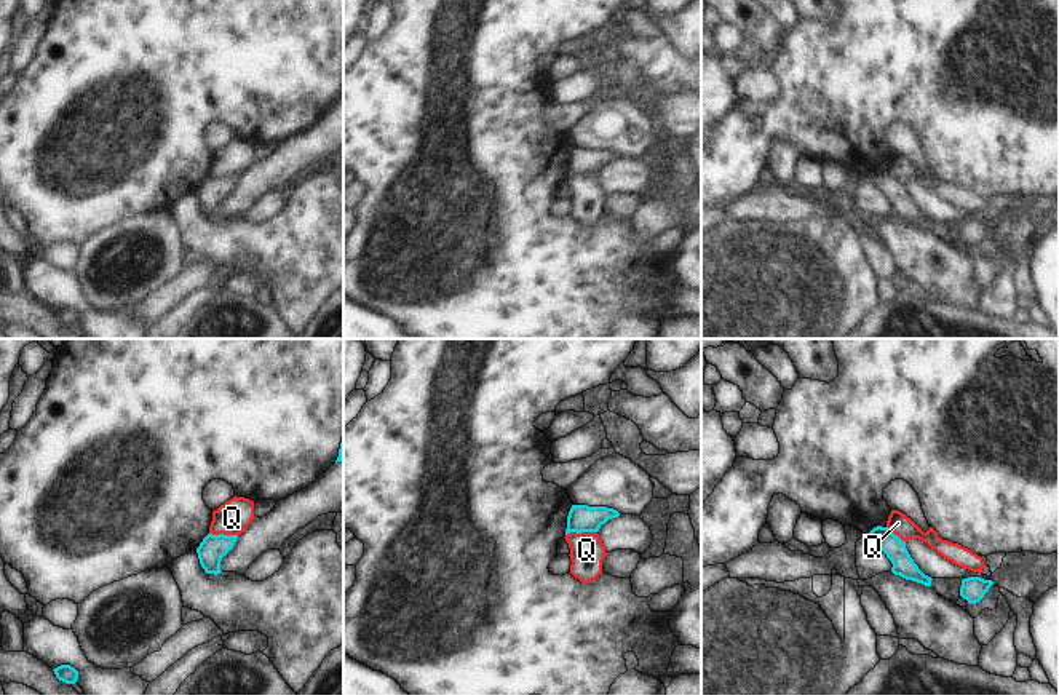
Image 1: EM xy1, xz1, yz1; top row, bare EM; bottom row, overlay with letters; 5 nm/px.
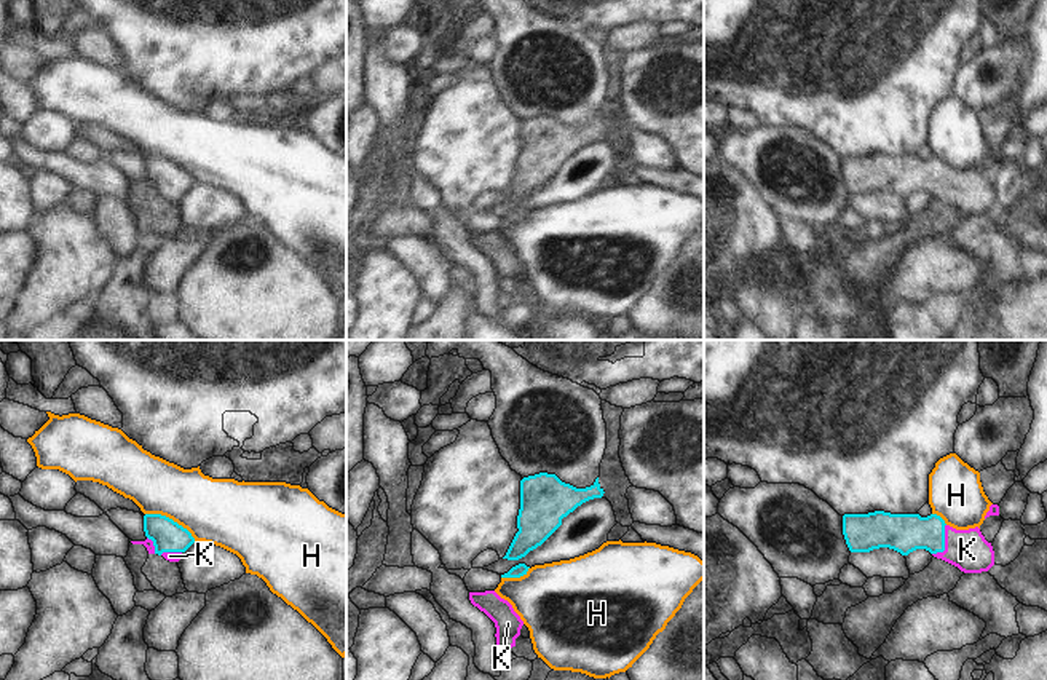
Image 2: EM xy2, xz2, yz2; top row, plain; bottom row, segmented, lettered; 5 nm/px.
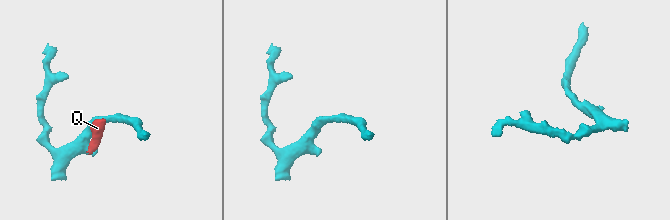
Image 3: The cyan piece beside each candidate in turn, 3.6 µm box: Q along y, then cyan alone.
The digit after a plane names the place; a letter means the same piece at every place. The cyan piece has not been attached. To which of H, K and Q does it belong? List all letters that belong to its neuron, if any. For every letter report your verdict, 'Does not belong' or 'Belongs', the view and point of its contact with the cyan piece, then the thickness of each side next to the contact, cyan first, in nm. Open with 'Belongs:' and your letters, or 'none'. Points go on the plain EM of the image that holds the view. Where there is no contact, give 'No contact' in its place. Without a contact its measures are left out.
Belongs: K
H: Does not belong. Touches cyan at xy2 (171, 162). Thickness 160 nm (cyan) against 340 nm
K: Belongs. Touches cyan at yz2 (944, 185). Thickness 190 nm (cyan) against 200 nm
Q: Does not belong. Touches cyan at xz1 (580, 174). Thickness 140 nm (cyan) against 180 nm.

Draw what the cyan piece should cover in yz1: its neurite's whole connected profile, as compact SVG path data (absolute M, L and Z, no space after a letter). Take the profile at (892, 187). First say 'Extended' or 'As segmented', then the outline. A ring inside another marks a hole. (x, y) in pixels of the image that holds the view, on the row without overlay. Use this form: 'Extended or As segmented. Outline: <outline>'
As segmented. Outline: M877 168L867 177L891 203L891 214L894 217L931 228L933 220L918 211L906 190L906 184L894 177L888 169Z

